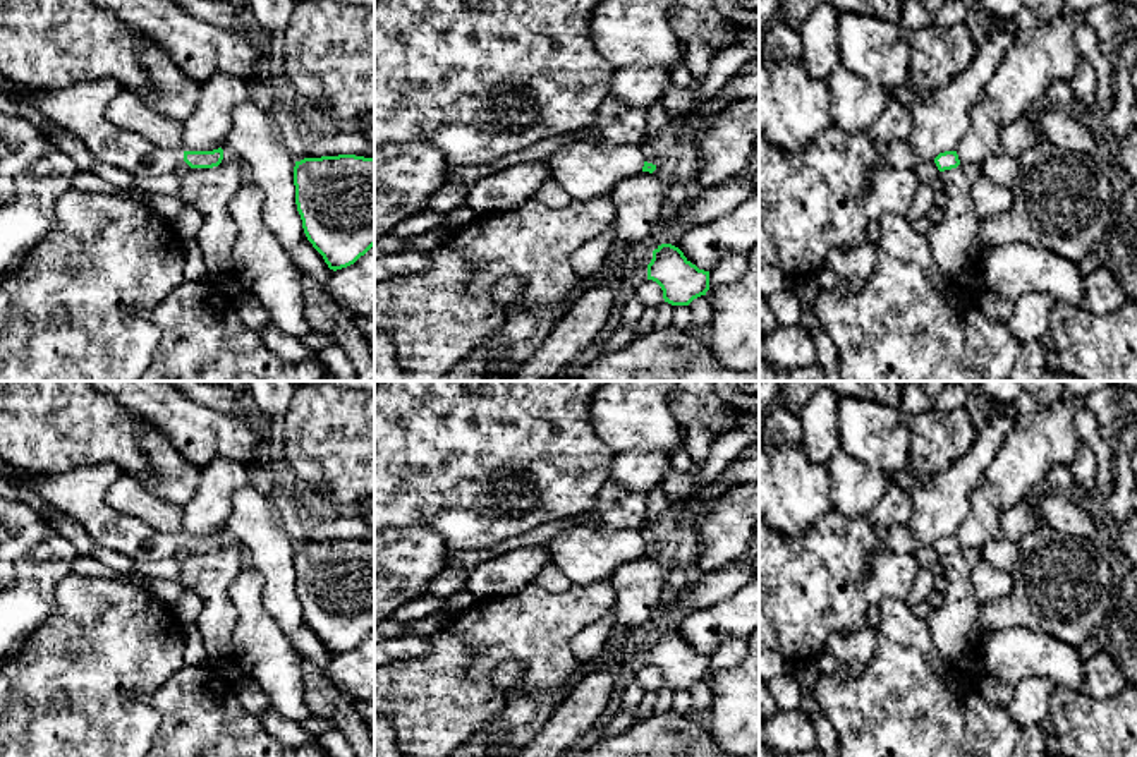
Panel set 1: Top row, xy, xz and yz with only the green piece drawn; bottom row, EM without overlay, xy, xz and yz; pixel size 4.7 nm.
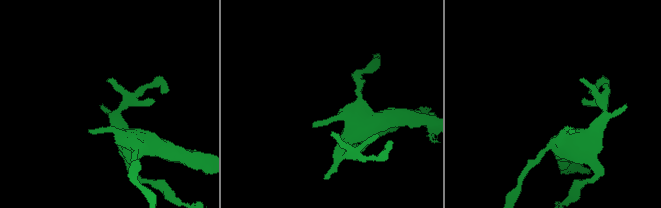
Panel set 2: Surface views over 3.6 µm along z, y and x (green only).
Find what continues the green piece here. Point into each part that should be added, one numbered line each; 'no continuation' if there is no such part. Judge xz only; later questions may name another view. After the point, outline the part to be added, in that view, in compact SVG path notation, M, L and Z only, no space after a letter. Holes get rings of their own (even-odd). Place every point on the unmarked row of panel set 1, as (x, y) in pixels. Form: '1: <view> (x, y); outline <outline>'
no continuation

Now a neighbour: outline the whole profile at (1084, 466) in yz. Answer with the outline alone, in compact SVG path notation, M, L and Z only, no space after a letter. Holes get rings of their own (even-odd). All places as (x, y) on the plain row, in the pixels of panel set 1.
M1080 445L1070 469L1072 469L1075 484L1080 486L1084 491L1091 491L1096 488L1097 460L1096 460L1096 453L1089 446Z

